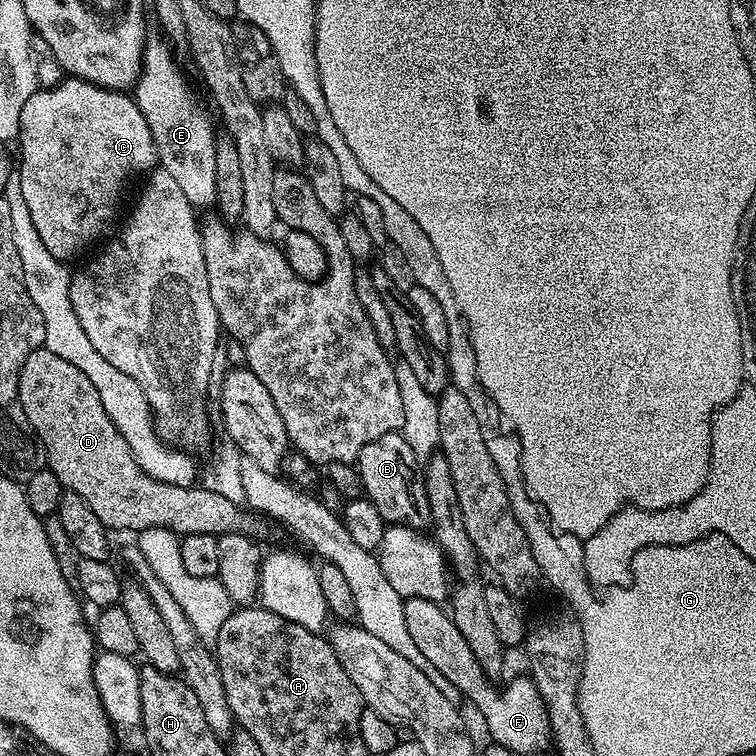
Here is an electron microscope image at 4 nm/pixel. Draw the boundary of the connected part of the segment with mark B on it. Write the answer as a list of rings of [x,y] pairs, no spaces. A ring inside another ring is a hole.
[[[400,432],[382,434],[362,450],[358,461],[363,495],[377,507],[378,513],[389,525],[424,530],[432,515],[426,502],[422,464]]]

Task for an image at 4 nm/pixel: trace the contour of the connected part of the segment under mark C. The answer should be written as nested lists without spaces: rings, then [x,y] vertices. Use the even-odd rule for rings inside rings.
[[[65,78],[58,86],[40,88],[31,94],[22,109],[19,144],[18,175],[22,198],[26,198],[26,210],[30,210],[30,219],[34,222],[34,230],[38,230],[38,238],[42,238],[42,246],[61,262],[113,235],[116,219],[120,216],[124,183],[139,172],[151,173],[158,164],[150,126],[135,99],[123,91],[99,88],[75,78]]]

